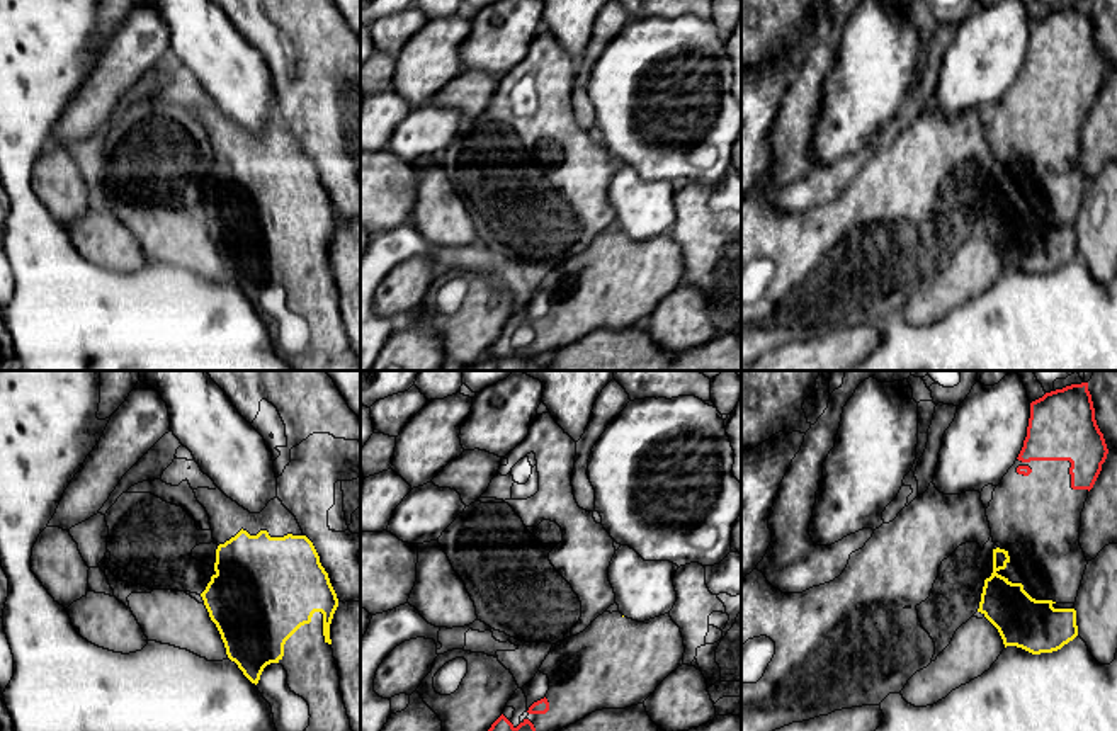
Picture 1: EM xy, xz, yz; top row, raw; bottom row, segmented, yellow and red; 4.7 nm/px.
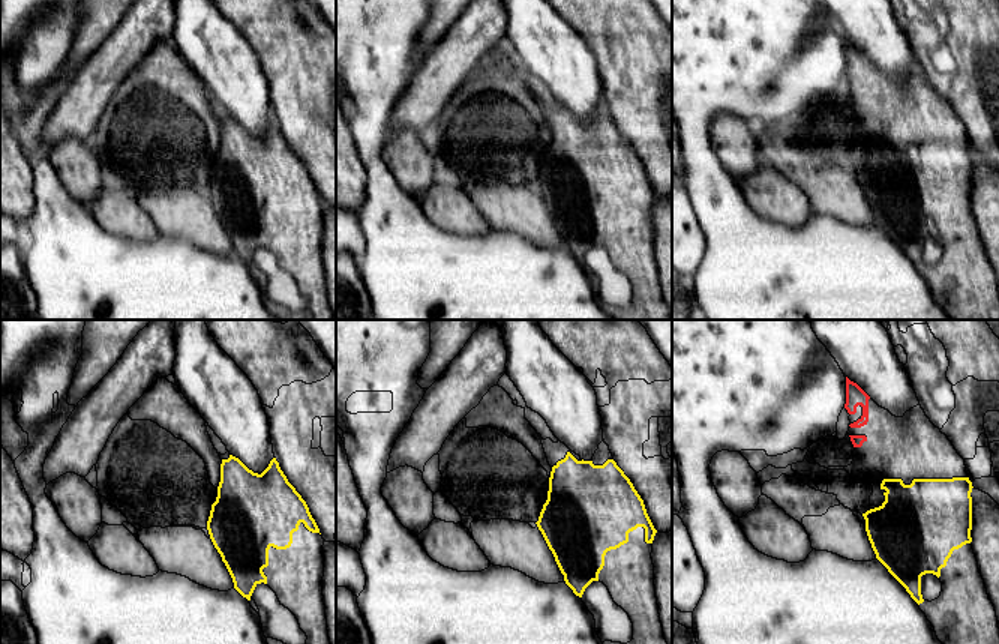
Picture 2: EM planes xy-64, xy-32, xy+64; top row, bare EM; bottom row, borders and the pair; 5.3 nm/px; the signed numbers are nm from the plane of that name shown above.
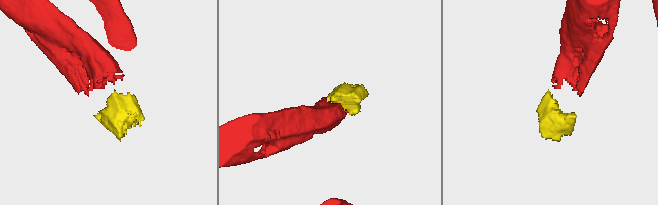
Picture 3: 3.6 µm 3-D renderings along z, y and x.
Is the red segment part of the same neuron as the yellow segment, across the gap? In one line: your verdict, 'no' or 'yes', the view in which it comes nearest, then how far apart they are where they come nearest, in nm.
yes | yz | 360 nm

